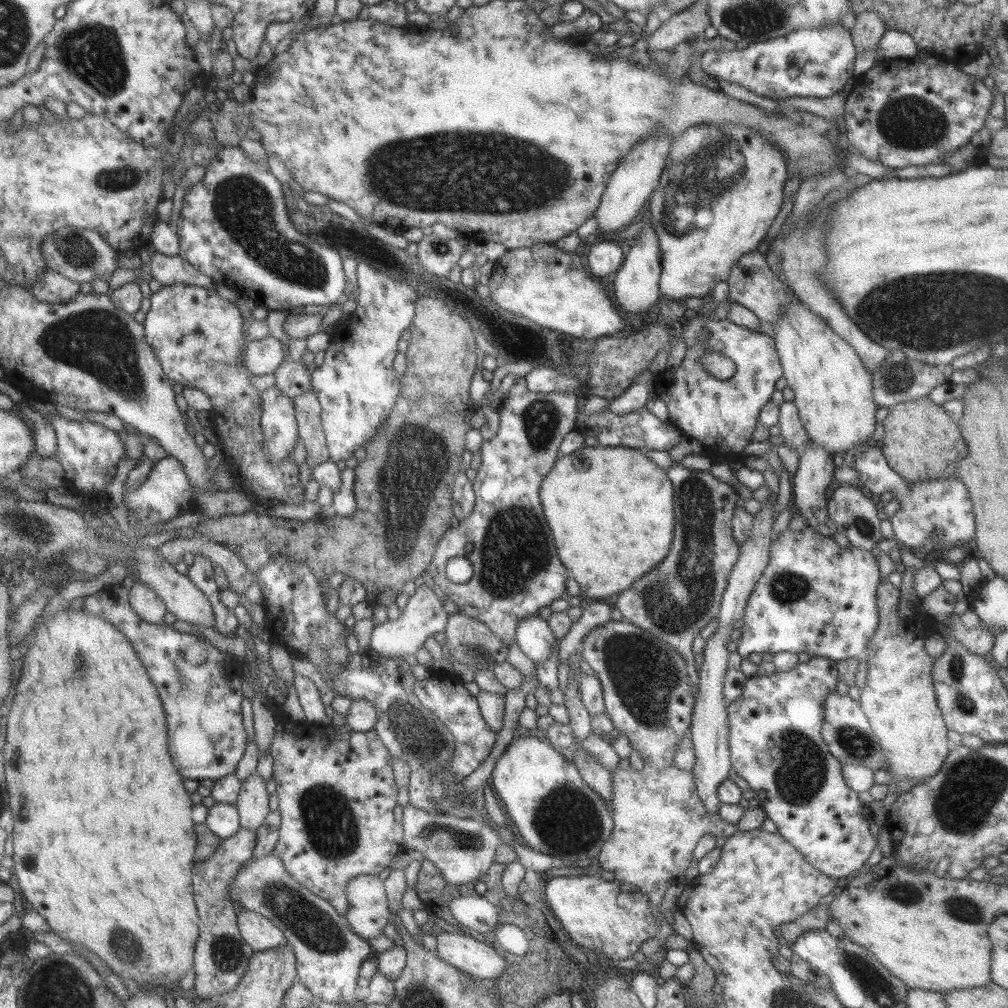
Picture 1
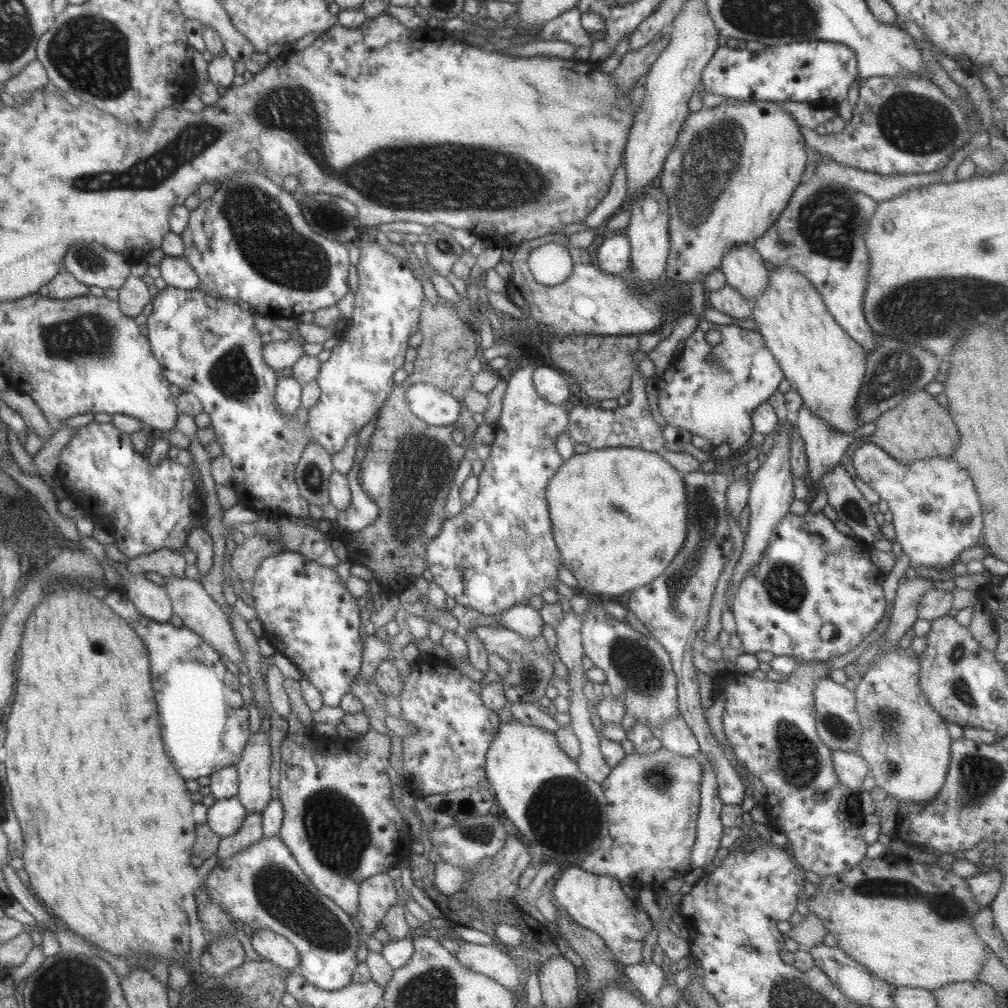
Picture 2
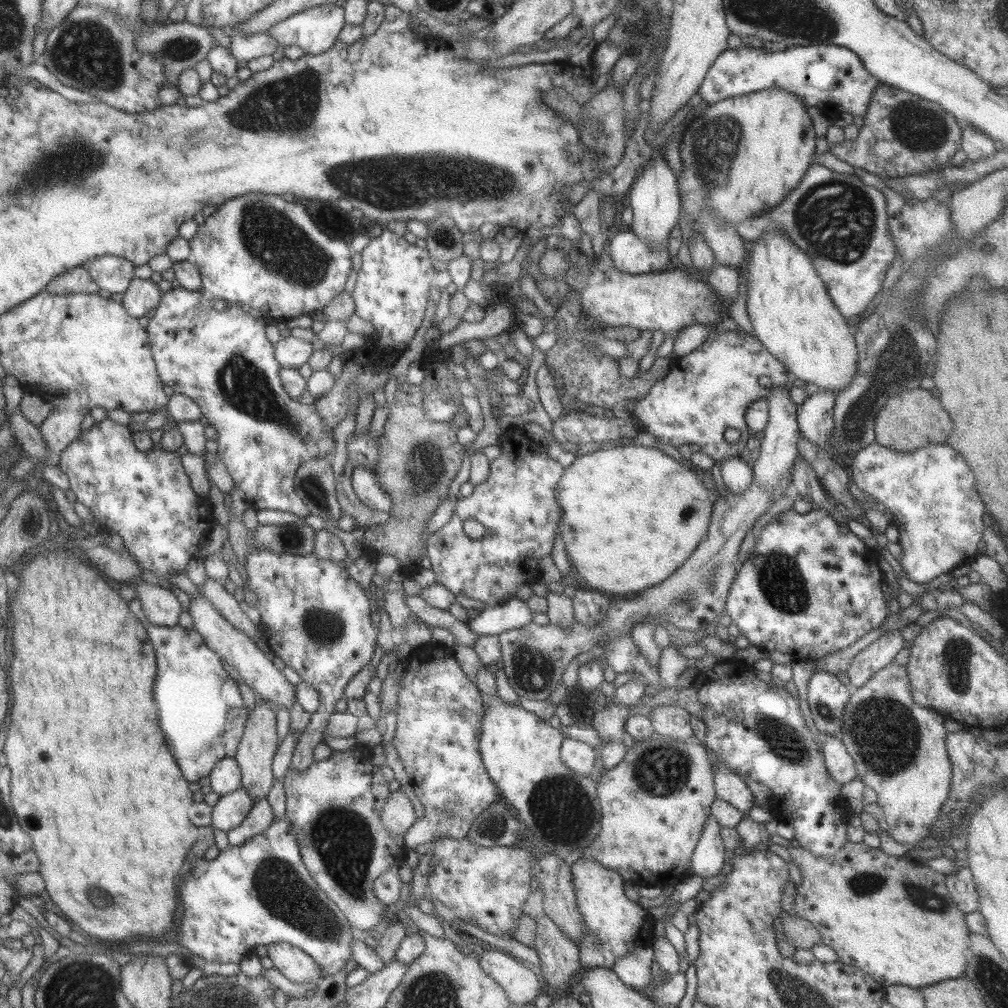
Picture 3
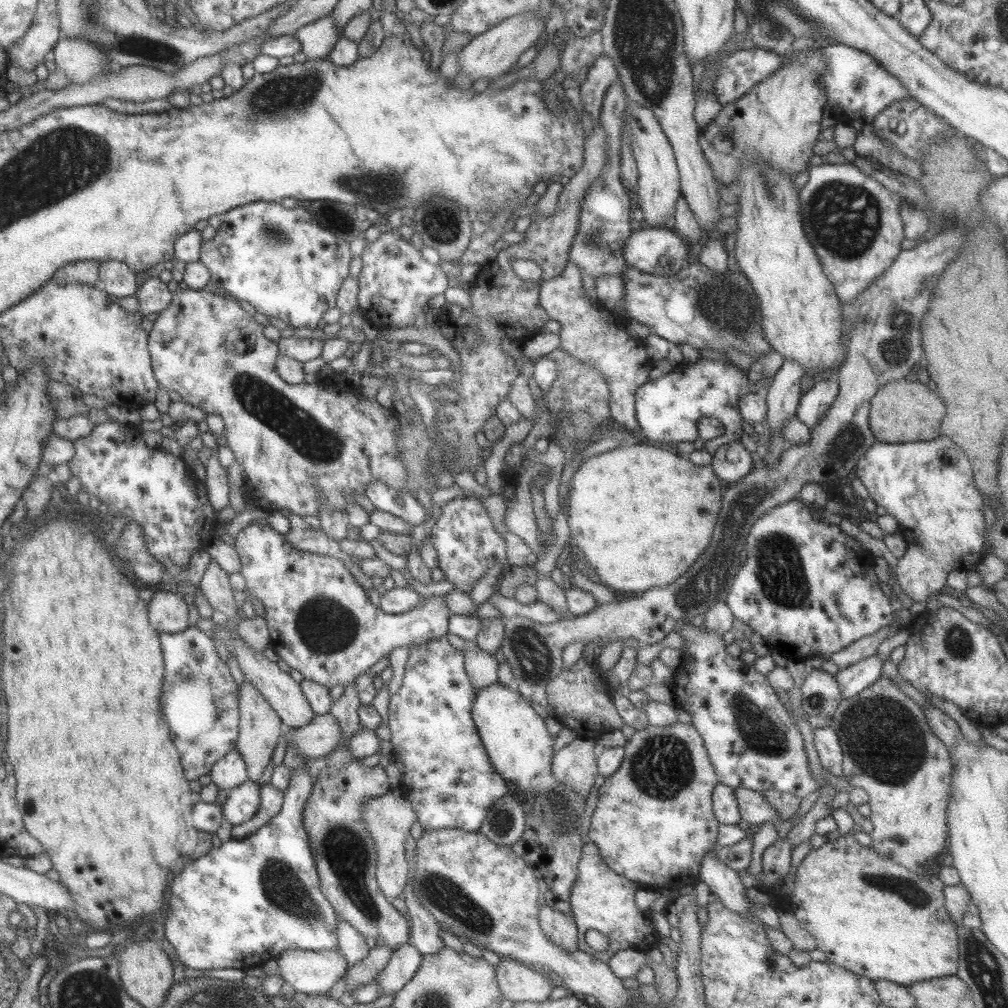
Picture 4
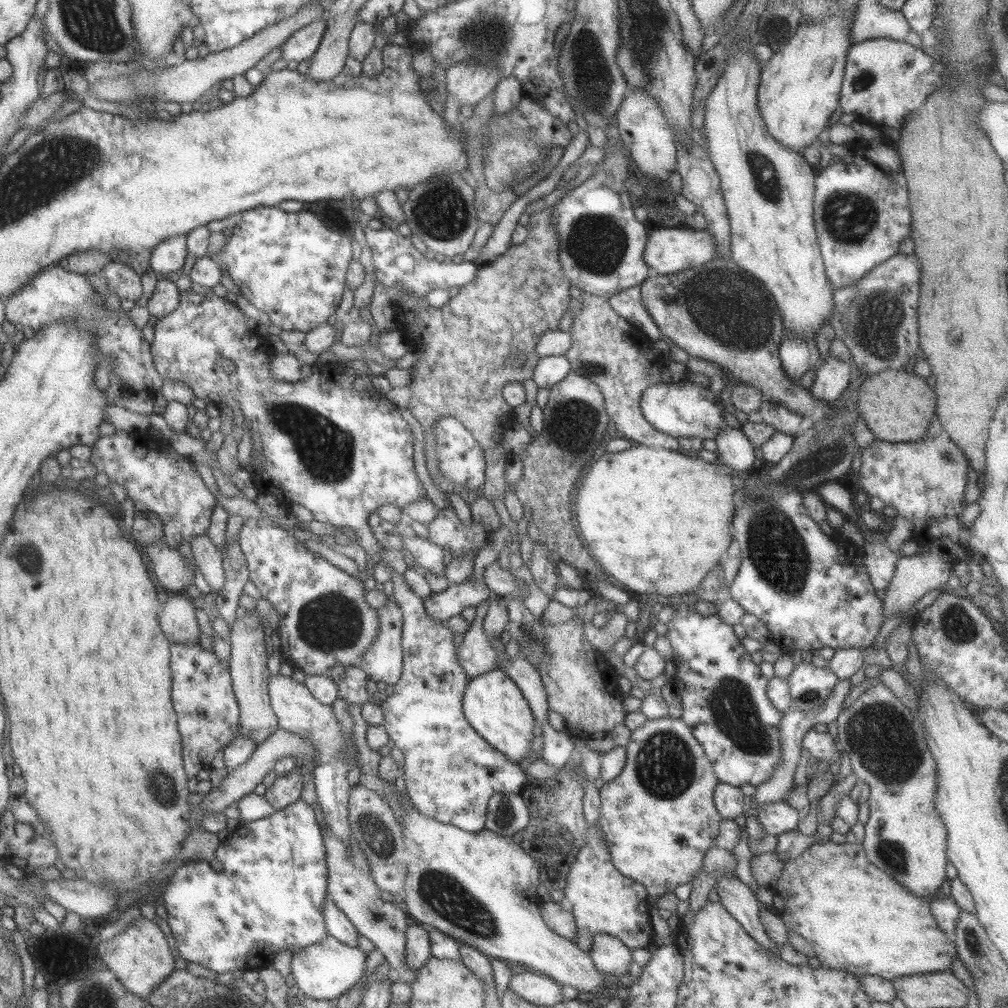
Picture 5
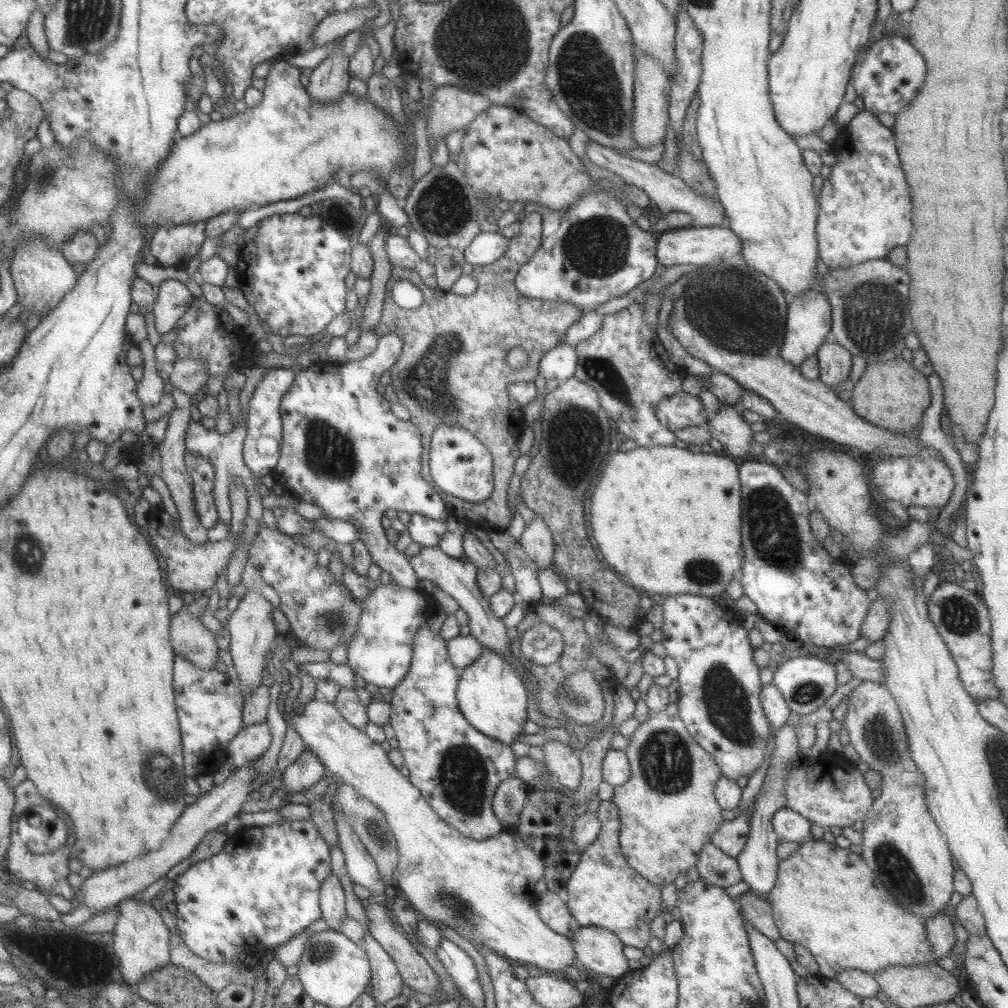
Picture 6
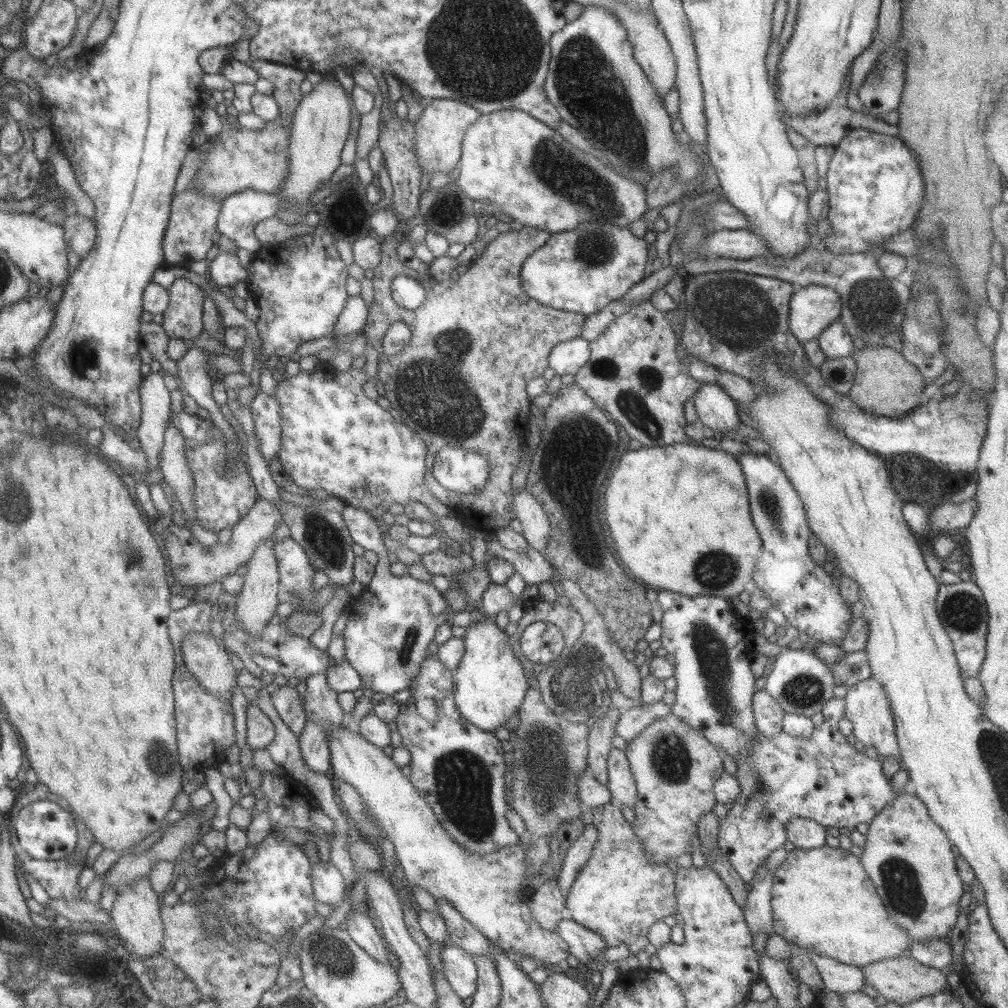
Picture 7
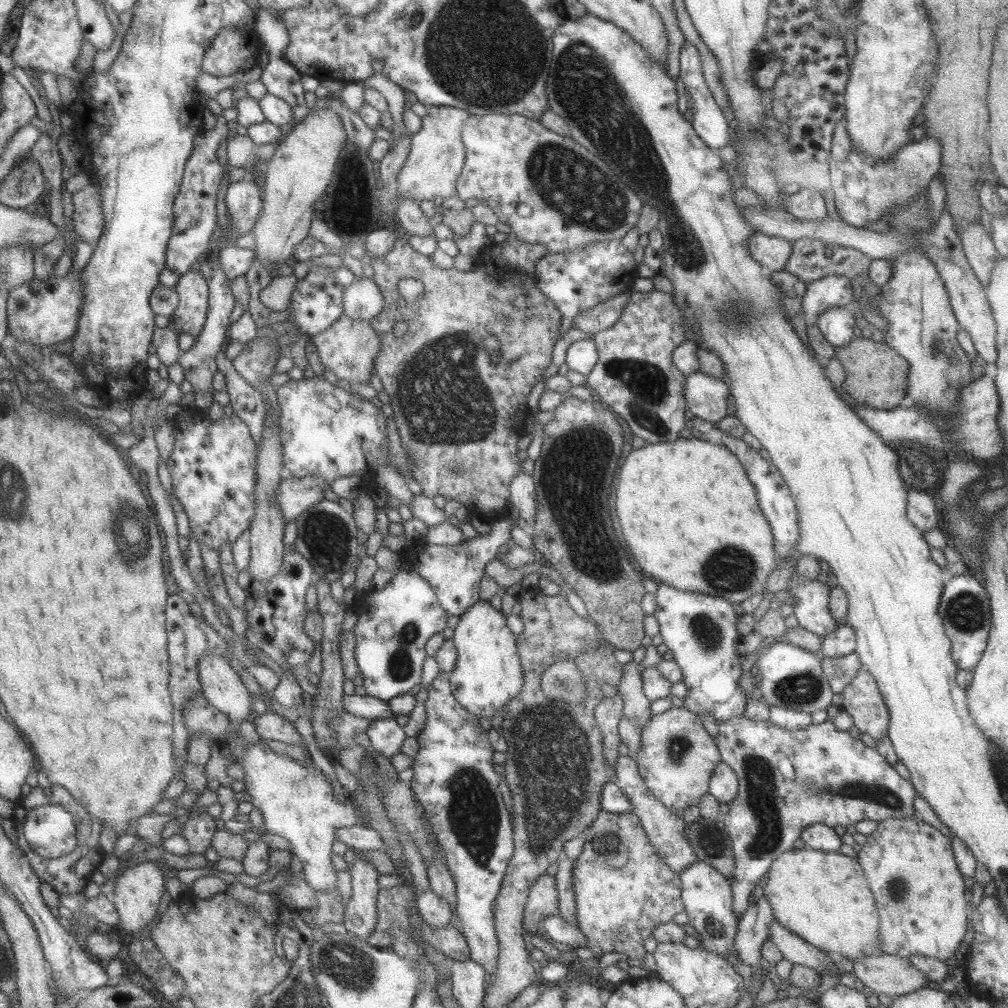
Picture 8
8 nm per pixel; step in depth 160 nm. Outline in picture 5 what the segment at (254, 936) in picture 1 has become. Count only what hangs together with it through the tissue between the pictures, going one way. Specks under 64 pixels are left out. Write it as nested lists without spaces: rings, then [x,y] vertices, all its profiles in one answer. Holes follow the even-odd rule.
[[[327,935],[321,942],[310,944],[294,951],[290,960],[290,973],[294,985],[305,995],[315,1000],[333,1002],[344,990],[351,988],[363,975],[366,954],[358,947],[345,946],[336,938]]]

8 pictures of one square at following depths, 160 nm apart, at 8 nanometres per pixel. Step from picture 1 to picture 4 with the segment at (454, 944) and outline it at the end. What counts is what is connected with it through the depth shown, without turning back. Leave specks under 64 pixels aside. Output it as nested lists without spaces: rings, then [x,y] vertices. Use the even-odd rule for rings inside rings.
[[[500,957],[494,969],[502,996],[513,1003],[544,1001],[555,985],[539,969],[510,957]]]

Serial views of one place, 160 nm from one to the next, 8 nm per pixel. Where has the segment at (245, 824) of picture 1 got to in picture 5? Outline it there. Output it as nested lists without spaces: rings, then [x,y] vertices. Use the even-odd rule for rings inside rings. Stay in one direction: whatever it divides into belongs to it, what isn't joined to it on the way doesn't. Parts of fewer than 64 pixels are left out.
[[[250,610],[233,623],[227,638],[230,641],[228,671],[233,695],[239,709],[238,729],[241,736],[250,738],[257,745],[278,729],[278,720],[272,711],[267,691],[270,674],[265,665],[268,656],[265,649],[265,637],[263,628],[259,624],[259,614],[256,610]]]

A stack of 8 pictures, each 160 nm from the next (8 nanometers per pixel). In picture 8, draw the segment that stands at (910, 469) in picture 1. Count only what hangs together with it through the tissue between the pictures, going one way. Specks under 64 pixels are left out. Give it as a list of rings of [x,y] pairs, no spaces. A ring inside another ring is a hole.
[[[853,337],[845,347],[835,349],[835,358],[845,369],[846,377],[842,388],[853,400],[876,409],[892,409],[906,403],[909,365],[887,344]]]

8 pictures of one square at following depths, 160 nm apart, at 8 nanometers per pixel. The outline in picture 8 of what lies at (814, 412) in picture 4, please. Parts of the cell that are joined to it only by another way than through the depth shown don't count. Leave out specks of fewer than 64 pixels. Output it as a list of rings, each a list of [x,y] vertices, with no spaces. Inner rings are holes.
[[[834,306],[818,314],[813,322],[833,349],[845,347],[853,338],[855,317],[848,306]]]

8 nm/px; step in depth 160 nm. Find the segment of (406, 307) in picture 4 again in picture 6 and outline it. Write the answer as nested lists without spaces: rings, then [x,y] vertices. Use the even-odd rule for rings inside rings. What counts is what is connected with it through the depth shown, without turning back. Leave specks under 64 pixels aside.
[[[389,231],[385,237],[385,254],[392,267],[409,268],[419,275],[419,278],[429,288],[436,287],[434,266],[419,258],[419,256],[409,247],[407,239],[397,235],[394,231]]]

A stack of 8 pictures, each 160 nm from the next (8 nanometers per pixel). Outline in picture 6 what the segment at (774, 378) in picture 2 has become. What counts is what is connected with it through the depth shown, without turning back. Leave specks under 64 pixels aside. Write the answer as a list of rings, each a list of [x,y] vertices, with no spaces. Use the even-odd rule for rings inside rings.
[[[679,391],[654,404],[655,418],[661,426],[675,432],[686,426],[706,426],[707,414],[696,396]]]

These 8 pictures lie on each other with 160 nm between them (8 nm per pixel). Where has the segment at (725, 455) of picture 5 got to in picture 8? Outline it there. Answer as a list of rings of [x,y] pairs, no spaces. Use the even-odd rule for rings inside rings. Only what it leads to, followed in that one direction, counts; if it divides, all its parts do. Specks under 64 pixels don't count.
[[[697,371],[686,376],[683,396],[685,397],[687,409],[694,417],[716,425],[727,414],[725,398],[727,398],[728,392],[729,389],[725,381]]]

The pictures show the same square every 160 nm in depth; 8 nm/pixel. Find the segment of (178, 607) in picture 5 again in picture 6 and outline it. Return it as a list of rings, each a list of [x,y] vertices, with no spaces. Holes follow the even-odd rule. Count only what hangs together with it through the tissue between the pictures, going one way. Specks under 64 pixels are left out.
[[[181,607],[178,612],[170,616],[169,640],[175,655],[182,656],[192,662],[197,668],[213,669],[218,658],[215,635],[206,630],[198,618],[193,618],[187,607]]]

